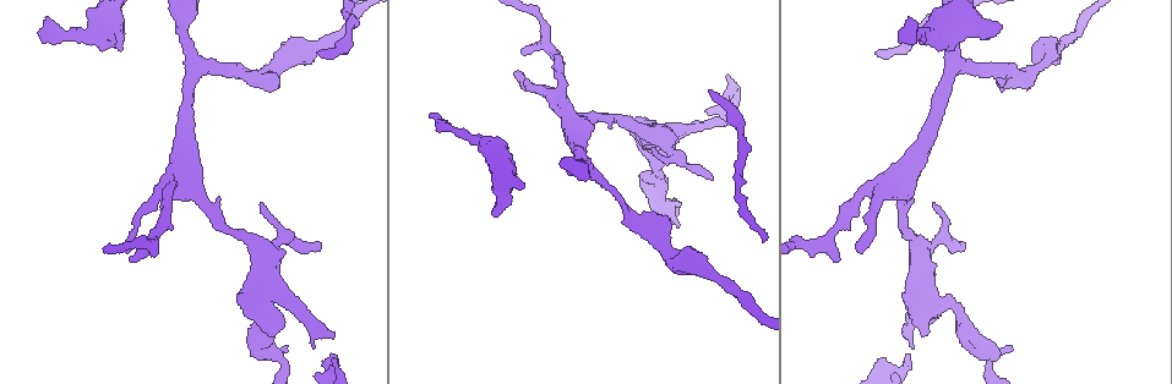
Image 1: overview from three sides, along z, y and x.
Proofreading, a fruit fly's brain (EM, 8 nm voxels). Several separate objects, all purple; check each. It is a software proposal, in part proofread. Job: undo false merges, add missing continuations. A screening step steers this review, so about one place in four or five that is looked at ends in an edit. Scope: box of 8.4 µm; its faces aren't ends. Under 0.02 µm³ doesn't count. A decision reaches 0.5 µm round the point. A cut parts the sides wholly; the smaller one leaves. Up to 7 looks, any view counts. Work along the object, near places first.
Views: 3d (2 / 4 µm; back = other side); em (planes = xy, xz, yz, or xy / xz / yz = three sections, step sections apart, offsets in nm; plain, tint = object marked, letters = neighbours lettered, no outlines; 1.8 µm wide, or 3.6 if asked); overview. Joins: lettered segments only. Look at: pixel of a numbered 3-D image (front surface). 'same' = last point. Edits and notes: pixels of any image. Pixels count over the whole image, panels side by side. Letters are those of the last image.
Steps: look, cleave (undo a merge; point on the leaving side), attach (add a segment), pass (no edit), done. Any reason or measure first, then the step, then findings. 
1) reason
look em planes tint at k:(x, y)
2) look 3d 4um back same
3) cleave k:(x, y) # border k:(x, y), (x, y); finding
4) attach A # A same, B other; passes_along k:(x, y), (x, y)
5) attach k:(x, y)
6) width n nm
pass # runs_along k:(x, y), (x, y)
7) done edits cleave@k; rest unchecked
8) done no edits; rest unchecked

branch stops here
look 3d 4um at 1:(519, 72)

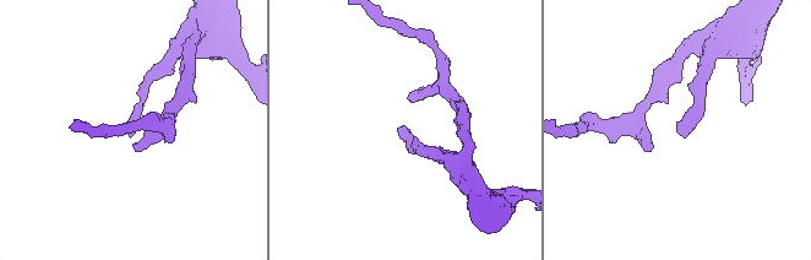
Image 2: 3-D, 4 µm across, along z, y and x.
look em 3.6um yz step 16 tint at 2:(685, 138)

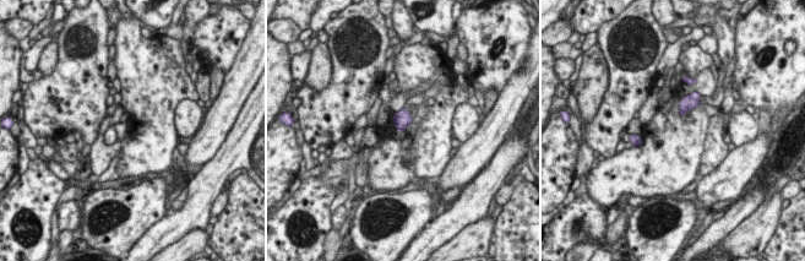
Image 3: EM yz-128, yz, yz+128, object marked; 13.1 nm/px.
look em 3.6um yz step 16 letters same

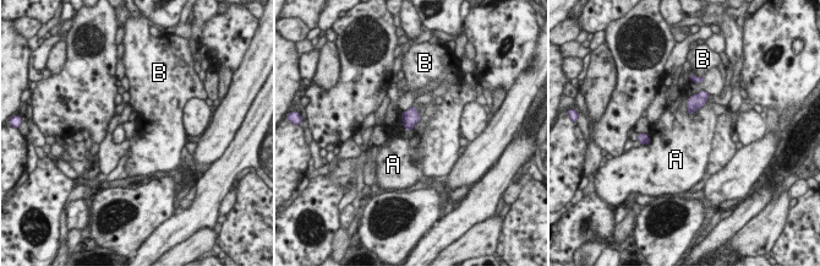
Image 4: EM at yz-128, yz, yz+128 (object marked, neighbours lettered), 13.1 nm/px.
pass # A other, B other; border 4:(709, 96), (700, 108), (687, 113); none of them fits

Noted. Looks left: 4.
branch stops here
look em planes tint at 1:(964, 249)

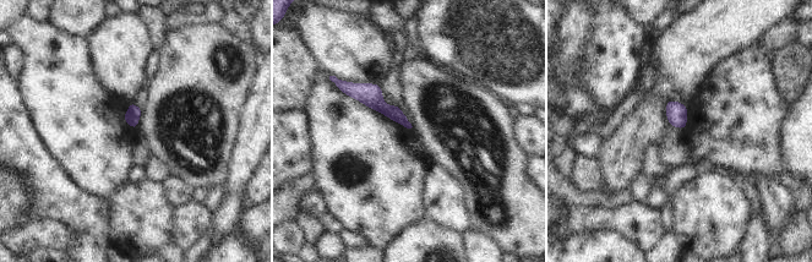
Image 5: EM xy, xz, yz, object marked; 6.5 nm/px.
what lies round it
look em planes letters same

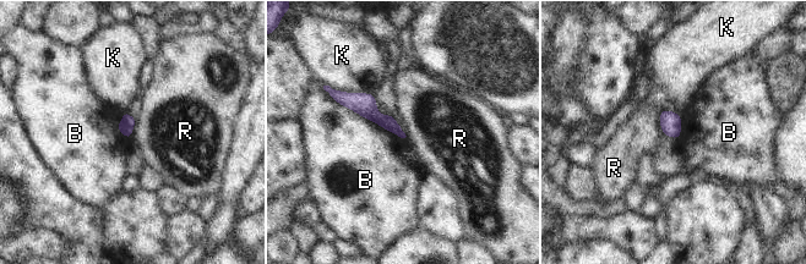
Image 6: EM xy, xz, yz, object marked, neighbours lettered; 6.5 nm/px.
pass # B other, K other, R other; no lettered segment goes on from it

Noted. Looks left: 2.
an open end
look em planes letters at 1:(677, 227)

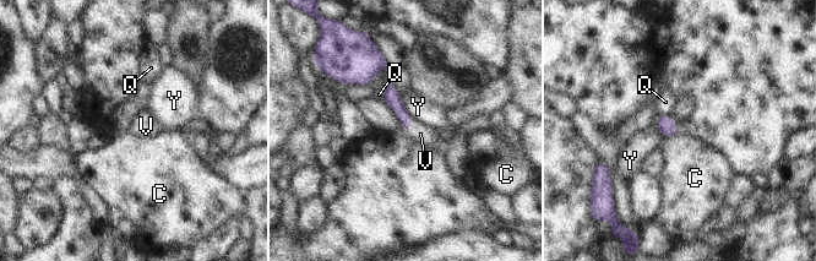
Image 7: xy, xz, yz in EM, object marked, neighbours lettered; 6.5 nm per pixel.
attach V # C other, Q other, V same, Y other; passes_along 7:(392, 98), (408, 128), (420, 134); the neuron continues

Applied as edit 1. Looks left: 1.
done edits attach@7; rest unchecked

